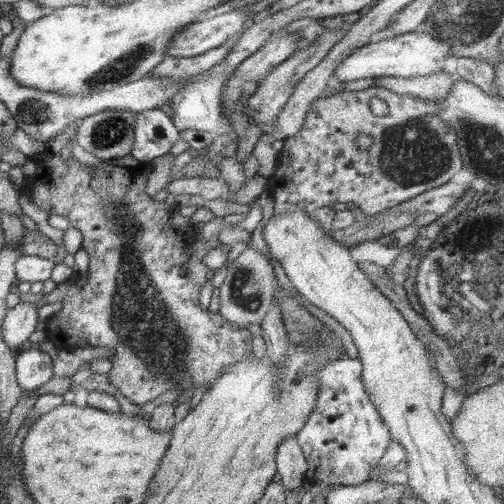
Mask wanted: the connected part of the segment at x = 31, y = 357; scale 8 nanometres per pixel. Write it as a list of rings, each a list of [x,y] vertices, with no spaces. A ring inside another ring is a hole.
[[[27,345],[16,352],[16,379],[24,391],[35,391],[53,374],[53,362],[37,345]]]

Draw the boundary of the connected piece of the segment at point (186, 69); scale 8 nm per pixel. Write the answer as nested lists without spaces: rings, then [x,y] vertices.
[[[218,47],[198,56],[190,56],[188,58],[178,58],[177,56],[169,56],[161,60],[152,70],[153,76],[169,76],[173,80],[181,80],[181,78],[191,78],[197,74],[203,74],[212,67],[223,62],[225,56],[231,49]]]

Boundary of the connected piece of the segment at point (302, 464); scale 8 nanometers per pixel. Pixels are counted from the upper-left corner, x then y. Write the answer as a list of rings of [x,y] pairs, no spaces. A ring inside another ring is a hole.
[[[286,438],[275,454],[277,472],[280,474],[280,482],[287,491],[303,488],[302,481],[308,470],[308,463],[305,459],[302,448],[296,438]]]

